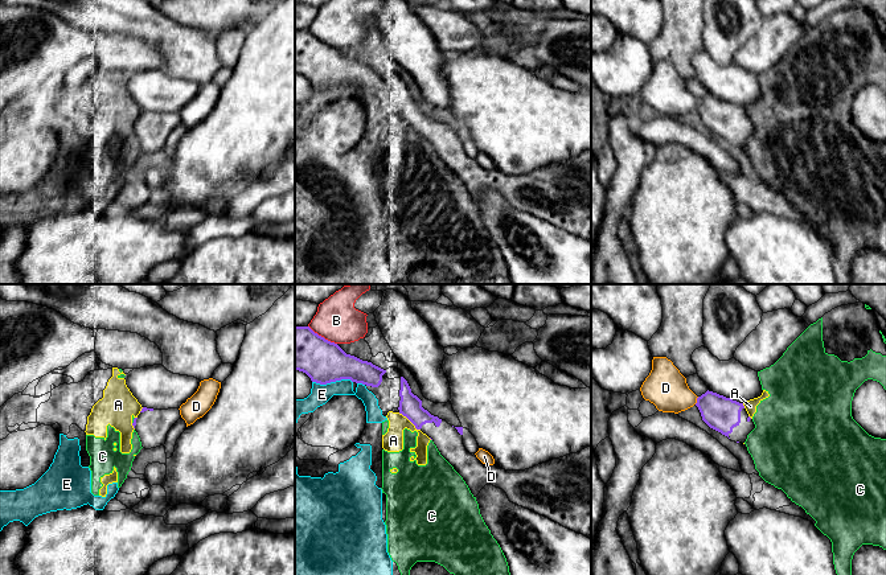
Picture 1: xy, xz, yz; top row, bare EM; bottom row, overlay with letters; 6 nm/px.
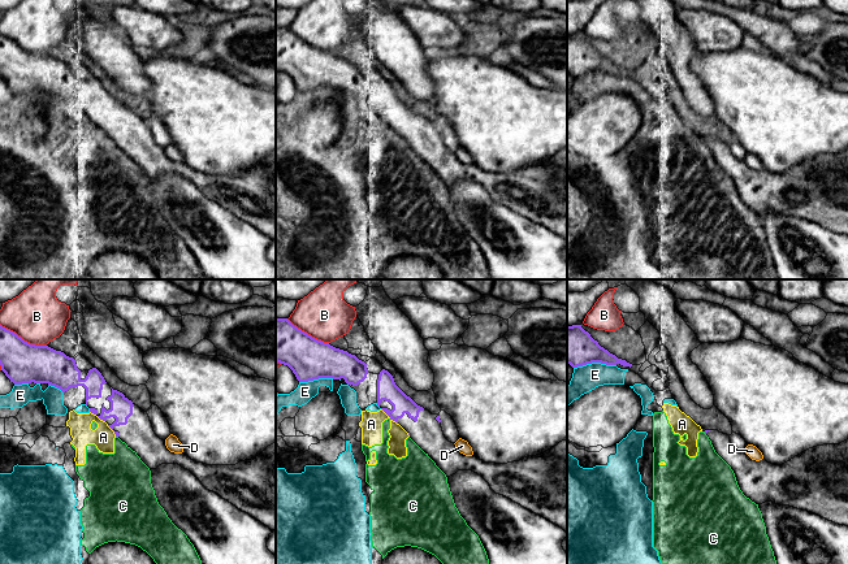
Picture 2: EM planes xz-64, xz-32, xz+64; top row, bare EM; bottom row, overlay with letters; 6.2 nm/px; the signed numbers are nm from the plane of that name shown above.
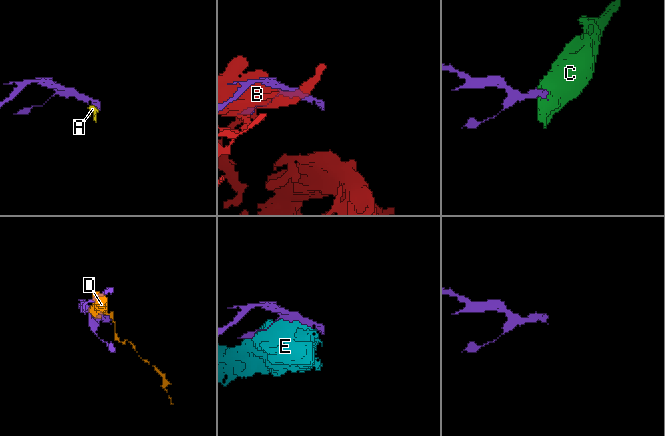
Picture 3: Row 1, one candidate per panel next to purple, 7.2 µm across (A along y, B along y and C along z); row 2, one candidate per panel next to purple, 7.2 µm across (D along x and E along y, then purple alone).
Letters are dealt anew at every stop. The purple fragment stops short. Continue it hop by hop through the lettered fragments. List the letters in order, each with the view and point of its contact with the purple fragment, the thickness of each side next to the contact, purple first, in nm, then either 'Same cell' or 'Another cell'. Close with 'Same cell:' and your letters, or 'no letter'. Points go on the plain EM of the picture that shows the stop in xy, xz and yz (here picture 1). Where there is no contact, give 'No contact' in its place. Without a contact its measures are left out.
A: Touches purple at xz (409, 123). Thickness 140 nm (purple) against 130 nm. Another cell
B: Touches purple at xz (323, 41). Thickness 280 nm (purple) against 260 nm. Another cell
C: Touches purple at xy (134, 124). Thickness 20 nm (purple) against 20 nm. Another cell
D: Touches purple at yz (697, 105). Thickness 220 nm (purple) against 240 nm. Another cell
E: Touches purple at xz (332, 85). Thickness 260 nm (purple) against 120 nm. Another cell
Same cell: no letter

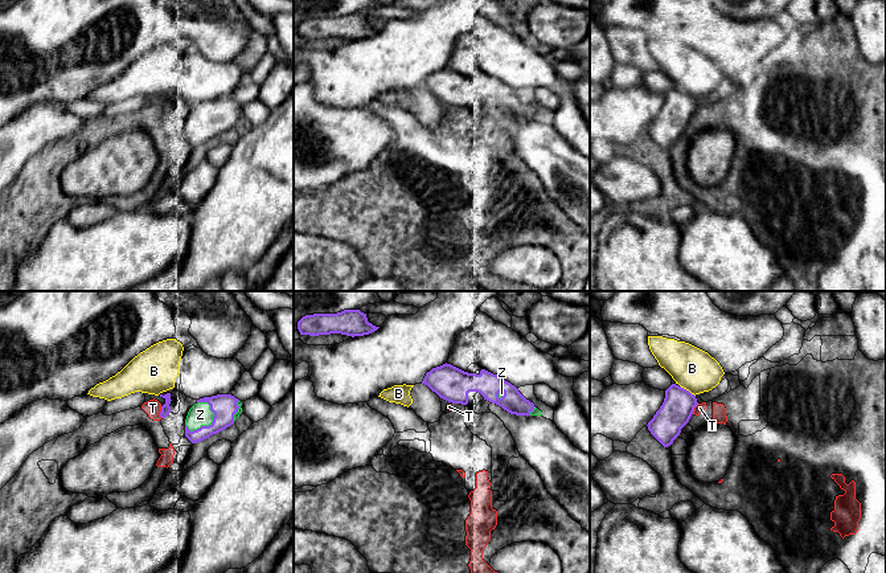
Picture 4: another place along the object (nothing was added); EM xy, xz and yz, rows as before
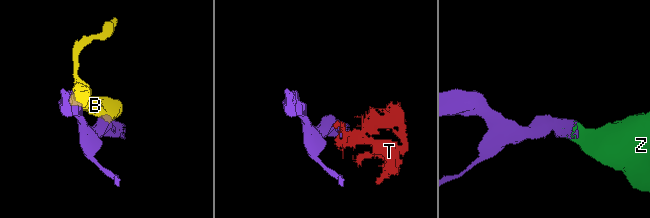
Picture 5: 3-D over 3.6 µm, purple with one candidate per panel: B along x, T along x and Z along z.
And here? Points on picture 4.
B: Touches purple at yz (688, 94). Thickness 190 nm (purple) against 260 nm. Another cell
T: Touches purple at xy (160, 115). Thickness 60 nm (purple) against 100 nm. Another cell
Z: Touches purple at xy (206, 130). Thickness 150 nm (purple) against 140 nm. Same cell
Same cell: Z

